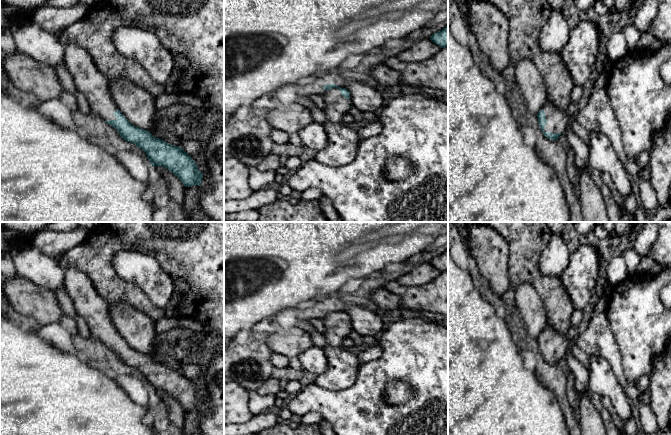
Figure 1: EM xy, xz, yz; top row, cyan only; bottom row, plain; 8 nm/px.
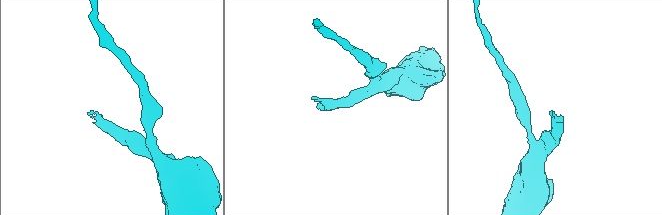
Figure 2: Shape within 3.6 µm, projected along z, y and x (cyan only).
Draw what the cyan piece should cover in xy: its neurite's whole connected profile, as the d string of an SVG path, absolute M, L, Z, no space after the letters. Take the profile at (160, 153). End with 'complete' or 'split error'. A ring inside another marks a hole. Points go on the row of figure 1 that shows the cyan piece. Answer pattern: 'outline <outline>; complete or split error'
outline M74 43L64 45L64 65L73 77L76 88L85 95L94 116L99 123L107 123L114 127L119 135L130 143L141 148L153 167L162 166L177 176L185 187L201 186L203 174L198 170L196 162L181 147L171 145L154 137L148 130L132 125L116 107L108 91L108 79L98 70L90 54Z; split error

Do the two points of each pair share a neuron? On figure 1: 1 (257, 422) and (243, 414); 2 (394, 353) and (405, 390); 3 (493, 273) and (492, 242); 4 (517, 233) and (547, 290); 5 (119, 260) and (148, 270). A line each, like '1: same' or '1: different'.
1: different
2: different
3: same
4: same
5: same

